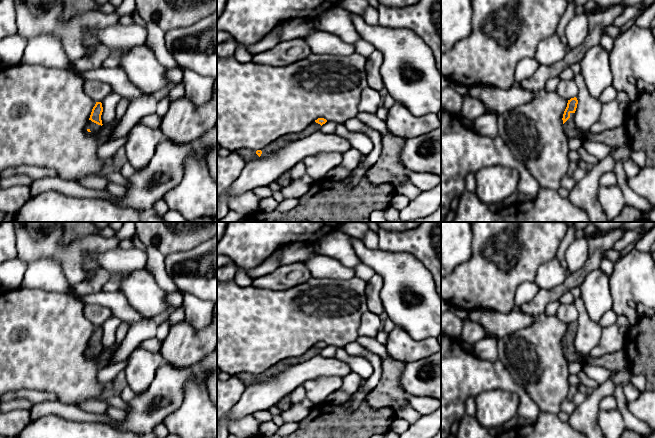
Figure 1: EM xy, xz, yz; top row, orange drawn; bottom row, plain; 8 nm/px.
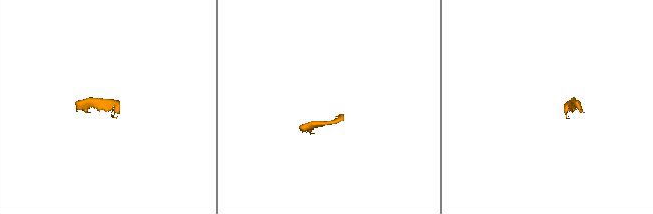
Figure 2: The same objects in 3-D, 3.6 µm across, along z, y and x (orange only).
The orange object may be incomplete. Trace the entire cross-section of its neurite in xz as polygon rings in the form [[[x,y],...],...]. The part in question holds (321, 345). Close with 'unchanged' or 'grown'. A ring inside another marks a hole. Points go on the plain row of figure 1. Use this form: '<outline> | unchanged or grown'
[[[318,342],[317,344],[312,346],[309,350],[307,350],[302,356],[281,360],[277,364],[270,367],[268,370],[264,371],[262,374],[253,375],[250,373],[237,373],[234,376],[243,382],[244,387],[247,387],[254,382],[270,379],[293,365],[299,364],[301,362],[304,362],[319,355],[321,350],[326,346],[327,346],[326,343]]] | grown

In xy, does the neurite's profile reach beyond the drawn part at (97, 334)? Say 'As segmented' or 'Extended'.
Extended

